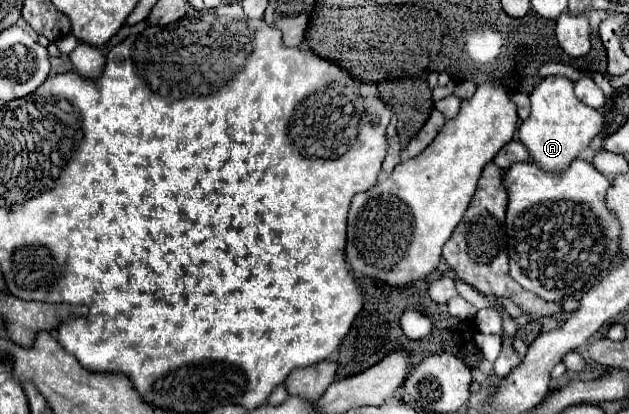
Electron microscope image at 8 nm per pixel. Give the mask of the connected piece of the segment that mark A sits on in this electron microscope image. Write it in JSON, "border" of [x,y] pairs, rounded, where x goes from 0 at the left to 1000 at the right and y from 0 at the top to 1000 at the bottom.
{"border":[[[871,184],[865,188],[849,222],[843,227],[846,271],[827,300],[824,329],[827,343],[839,357],[843,386],[859,401],[871,420],[893,420],[916,386],[916,377],[932,362],[941,333],[957,314],[957,275],[932,251],[925,251],[913,232],[909,193],[897,184]]]}

